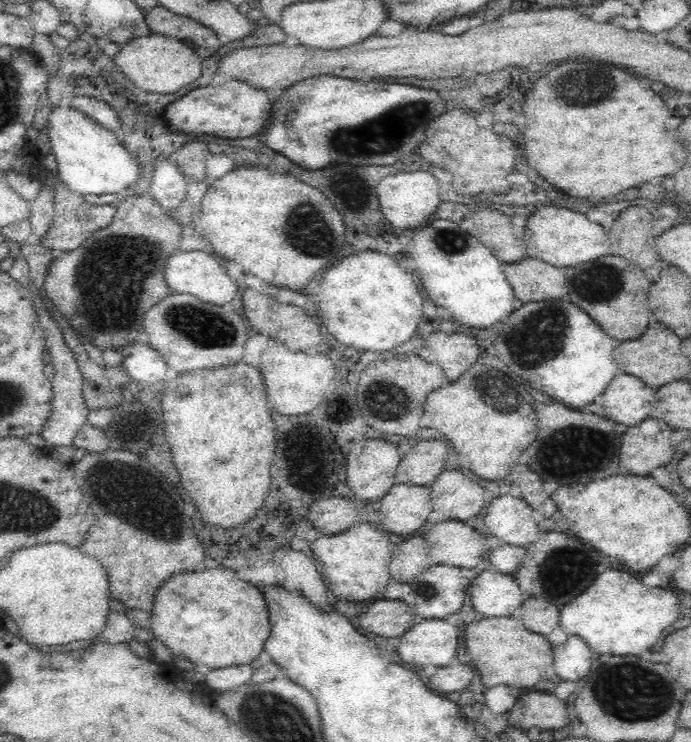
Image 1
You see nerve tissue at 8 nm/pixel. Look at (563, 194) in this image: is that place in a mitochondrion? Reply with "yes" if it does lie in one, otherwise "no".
no

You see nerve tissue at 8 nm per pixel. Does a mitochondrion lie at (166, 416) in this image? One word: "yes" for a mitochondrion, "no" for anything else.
no

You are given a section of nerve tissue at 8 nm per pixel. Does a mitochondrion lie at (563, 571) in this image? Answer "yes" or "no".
yes

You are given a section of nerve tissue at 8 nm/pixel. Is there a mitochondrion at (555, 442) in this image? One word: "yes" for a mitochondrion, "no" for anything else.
yes

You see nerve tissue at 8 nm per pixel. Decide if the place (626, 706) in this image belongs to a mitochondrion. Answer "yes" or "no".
yes

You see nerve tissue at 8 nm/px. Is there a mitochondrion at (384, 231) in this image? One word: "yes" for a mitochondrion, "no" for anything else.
no

